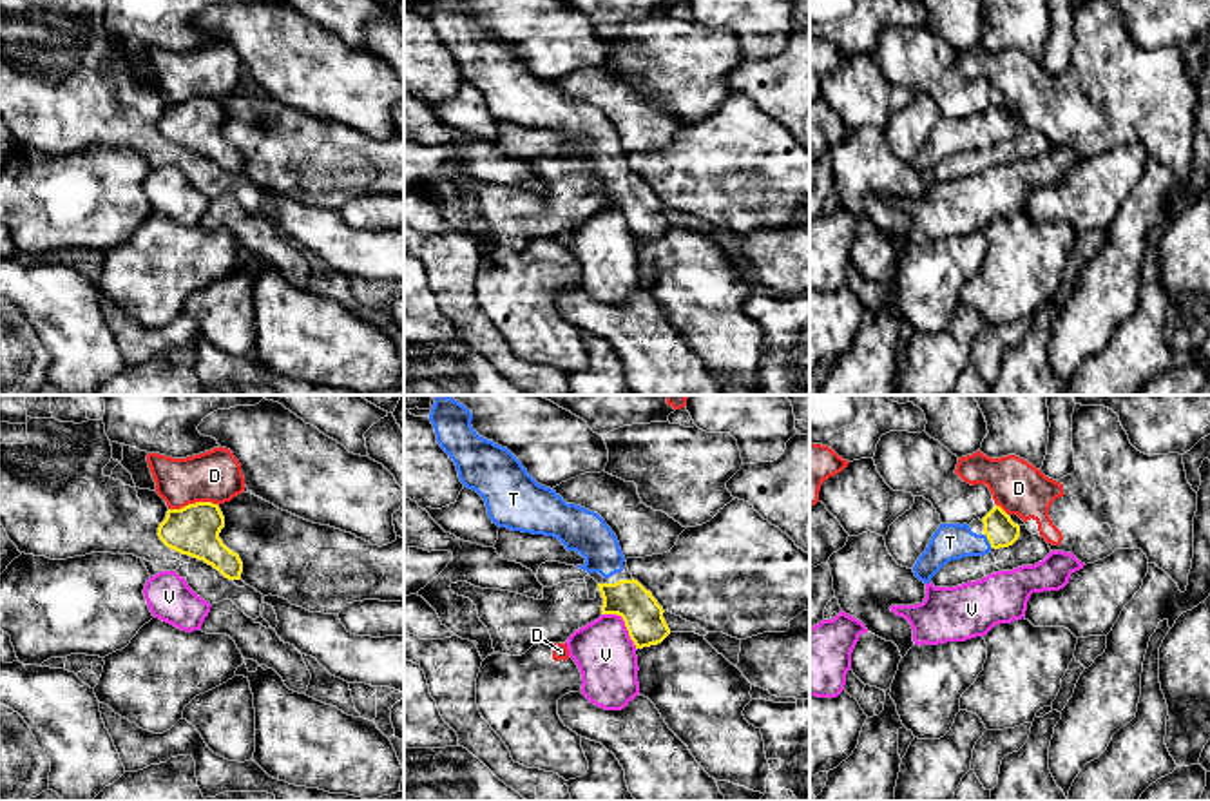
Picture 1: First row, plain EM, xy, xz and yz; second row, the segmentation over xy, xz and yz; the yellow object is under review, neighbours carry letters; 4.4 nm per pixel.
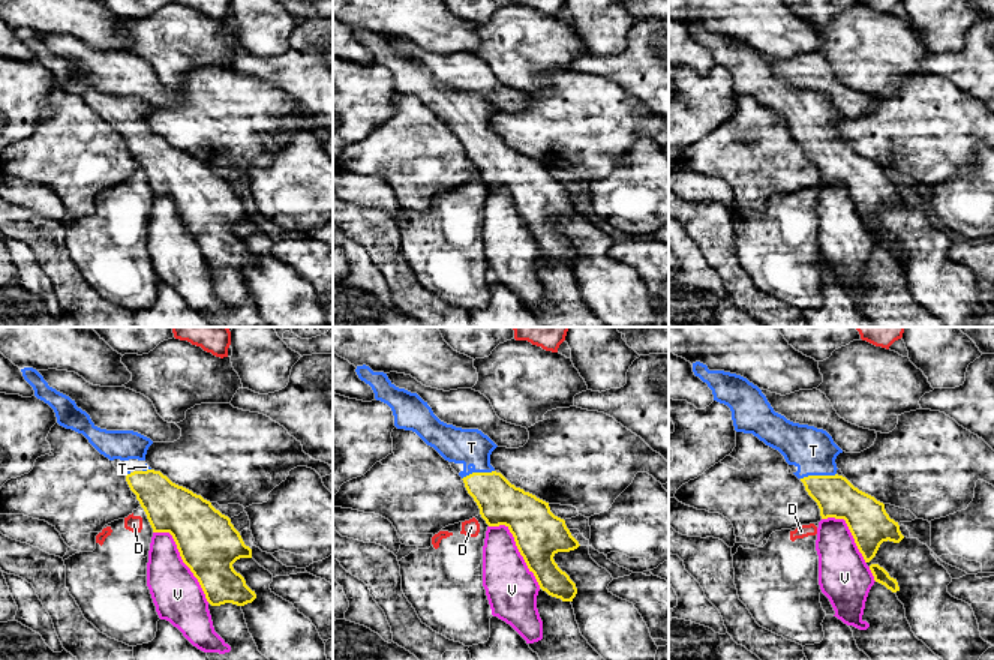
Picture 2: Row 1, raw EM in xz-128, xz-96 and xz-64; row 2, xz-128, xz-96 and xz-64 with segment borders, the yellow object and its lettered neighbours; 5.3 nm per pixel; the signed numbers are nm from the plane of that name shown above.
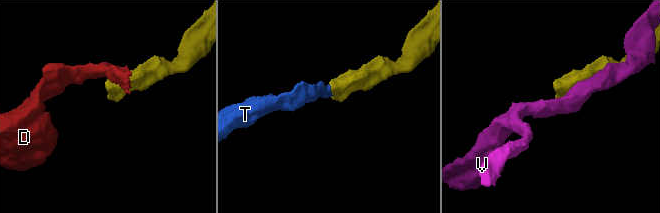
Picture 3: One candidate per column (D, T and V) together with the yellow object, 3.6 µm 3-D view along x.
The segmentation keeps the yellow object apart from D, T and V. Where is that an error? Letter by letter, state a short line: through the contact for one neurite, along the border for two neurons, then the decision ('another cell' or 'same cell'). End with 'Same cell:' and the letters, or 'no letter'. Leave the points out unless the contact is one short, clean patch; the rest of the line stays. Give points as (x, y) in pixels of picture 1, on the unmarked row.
D: another cell
T: yz (998, 122), (988, 133), (950, 136) | same cell
V: another cell
Same cell: T

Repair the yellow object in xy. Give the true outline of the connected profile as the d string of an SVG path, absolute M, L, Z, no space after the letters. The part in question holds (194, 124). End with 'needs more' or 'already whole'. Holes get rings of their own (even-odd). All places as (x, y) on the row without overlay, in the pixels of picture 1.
M196 96L181 103L168 103L158 121L159 134L192 152L217 163L228 174L241 174L243 156L219 132L225 111L217 98Z; already whole

